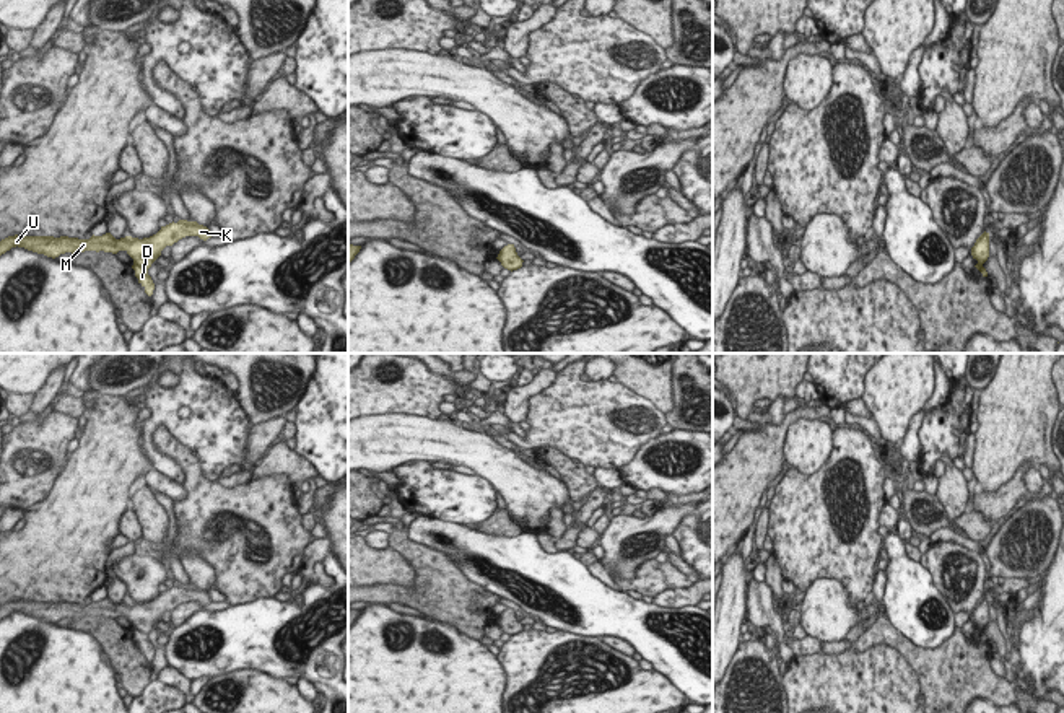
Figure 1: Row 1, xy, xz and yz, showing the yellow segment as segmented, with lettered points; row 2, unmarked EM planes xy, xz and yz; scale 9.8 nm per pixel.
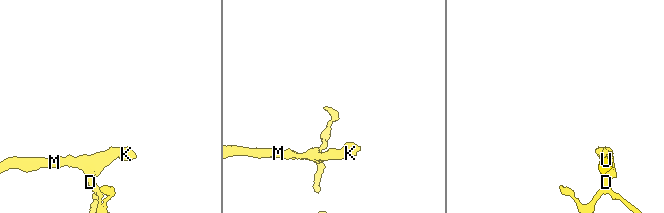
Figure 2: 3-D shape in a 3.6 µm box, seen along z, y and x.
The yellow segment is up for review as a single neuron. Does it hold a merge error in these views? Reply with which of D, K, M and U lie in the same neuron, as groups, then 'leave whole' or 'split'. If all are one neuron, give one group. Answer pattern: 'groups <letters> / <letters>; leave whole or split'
groups D / K M U; split

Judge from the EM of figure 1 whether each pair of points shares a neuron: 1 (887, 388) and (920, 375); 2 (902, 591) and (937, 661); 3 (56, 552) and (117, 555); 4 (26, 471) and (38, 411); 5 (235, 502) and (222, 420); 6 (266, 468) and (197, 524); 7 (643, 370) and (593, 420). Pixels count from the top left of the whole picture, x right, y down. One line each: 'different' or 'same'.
1: same
2: different
3: different
4: different
5: different
6: different
7: different

